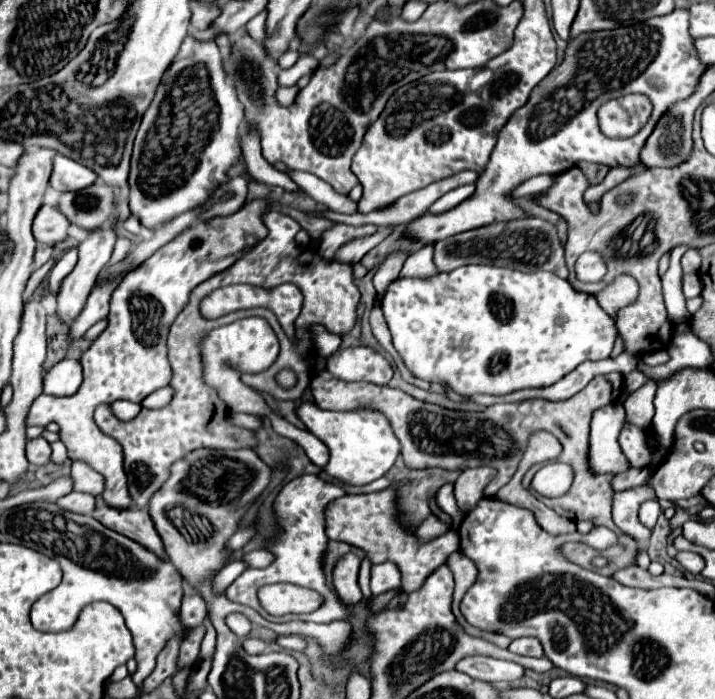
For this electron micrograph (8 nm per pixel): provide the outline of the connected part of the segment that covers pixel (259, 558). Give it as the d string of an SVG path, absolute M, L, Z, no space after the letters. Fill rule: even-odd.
M255 550L255 552L243 554L241 560L247 562L247 566L251 566L251 568L265 568L267 564L271 564L273 556L269 552L265 552L265 550Z

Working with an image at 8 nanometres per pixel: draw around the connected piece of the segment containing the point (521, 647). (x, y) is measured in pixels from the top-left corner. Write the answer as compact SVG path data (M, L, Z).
M517 638L509 644L509 650L513 654L521 654L521 656L533 656L533 658L543 656L543 646L537 638Z

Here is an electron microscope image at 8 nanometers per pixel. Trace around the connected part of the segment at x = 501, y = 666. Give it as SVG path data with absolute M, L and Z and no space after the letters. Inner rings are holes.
M469 656L457 662L455 670L469 674L475 680L485 680L485 682L499 682L499 680L519 680L525 674L525 668L501 660L501 658L489 658L489 656Z

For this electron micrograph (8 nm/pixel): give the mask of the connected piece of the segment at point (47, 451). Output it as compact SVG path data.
M39 436L39 438L27 442L27 460L33 466L43 466L43 464L49 462L49 458L51 458L51 448L49 448L47 440L43 440Z

